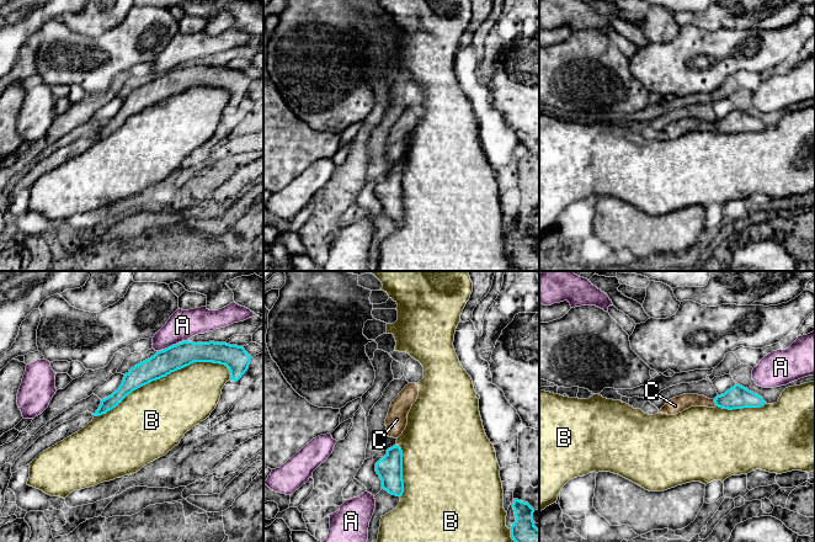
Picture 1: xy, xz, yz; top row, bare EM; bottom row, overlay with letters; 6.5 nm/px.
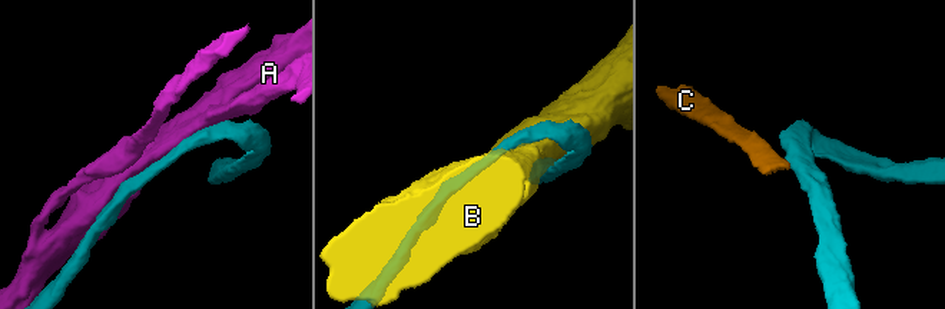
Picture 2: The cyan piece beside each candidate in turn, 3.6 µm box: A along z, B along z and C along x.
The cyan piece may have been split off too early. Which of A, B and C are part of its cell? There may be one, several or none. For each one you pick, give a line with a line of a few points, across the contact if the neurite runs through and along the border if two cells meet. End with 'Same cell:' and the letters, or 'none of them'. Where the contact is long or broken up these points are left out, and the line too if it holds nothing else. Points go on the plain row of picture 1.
Same cell: none of them

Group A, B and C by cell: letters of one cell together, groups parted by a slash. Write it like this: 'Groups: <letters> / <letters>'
Groups: A / B / C

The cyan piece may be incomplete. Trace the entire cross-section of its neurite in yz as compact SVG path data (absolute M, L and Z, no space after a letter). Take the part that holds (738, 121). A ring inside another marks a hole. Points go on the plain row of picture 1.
M735 108L724 118L717 119L714 123L717 131L723 133L744 133L744 132L761 132L766 128L763 122L747 112Z

